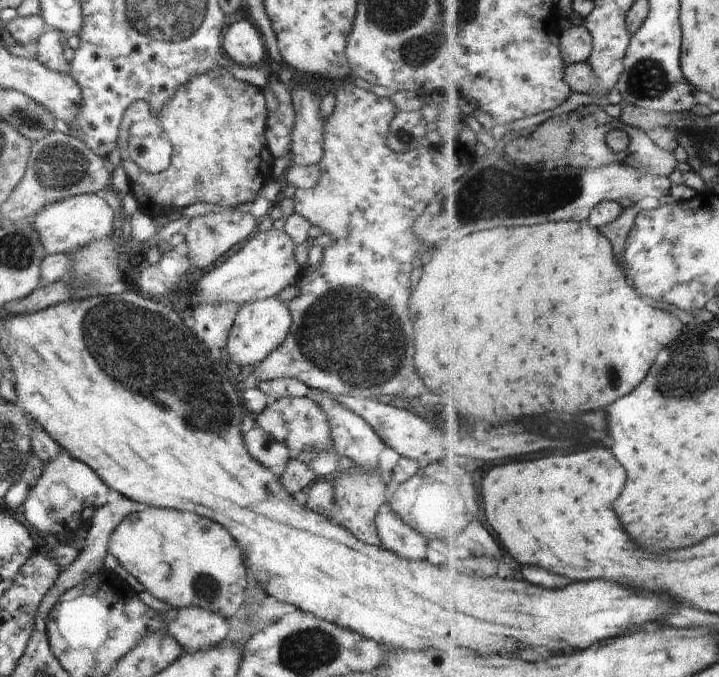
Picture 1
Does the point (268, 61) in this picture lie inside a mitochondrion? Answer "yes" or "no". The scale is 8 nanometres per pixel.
no

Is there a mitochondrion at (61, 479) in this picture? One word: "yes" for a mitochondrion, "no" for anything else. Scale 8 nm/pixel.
no

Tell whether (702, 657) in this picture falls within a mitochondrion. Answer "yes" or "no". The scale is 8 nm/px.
no

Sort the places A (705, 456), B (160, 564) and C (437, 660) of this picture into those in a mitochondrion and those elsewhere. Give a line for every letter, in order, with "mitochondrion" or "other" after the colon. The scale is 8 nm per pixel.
A: other
B: other
C: other

